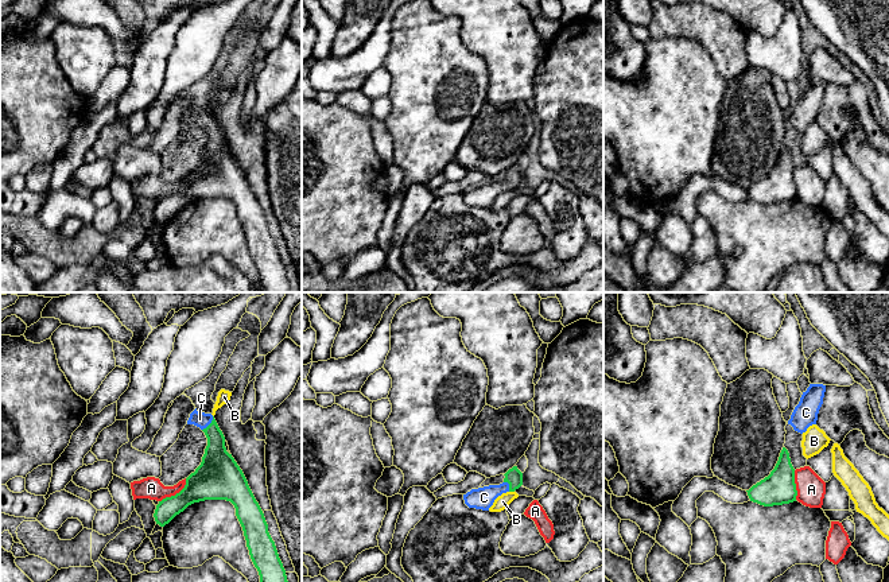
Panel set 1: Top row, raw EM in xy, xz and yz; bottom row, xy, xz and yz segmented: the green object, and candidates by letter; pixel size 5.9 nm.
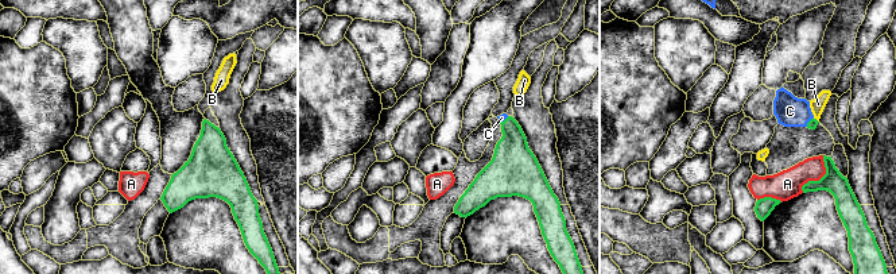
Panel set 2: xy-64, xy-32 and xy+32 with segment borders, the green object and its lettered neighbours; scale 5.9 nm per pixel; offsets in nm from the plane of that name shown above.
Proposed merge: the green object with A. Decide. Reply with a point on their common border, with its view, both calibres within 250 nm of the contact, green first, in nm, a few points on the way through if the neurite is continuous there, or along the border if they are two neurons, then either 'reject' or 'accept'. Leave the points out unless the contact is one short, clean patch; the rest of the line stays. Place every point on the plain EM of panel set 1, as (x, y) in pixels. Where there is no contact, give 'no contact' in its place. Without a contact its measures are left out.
contact xy (177, 191); calibres 260 and 130 nm; reject

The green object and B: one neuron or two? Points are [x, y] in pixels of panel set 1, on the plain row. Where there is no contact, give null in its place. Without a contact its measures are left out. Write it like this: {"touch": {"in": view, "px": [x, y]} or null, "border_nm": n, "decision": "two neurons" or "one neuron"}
{"touch": {"in": "xz", "px": [512, 189]}, "border_nm": 30, "decision": "two neurons"}

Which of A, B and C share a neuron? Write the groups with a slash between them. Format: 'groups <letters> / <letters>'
groups A / B / C

